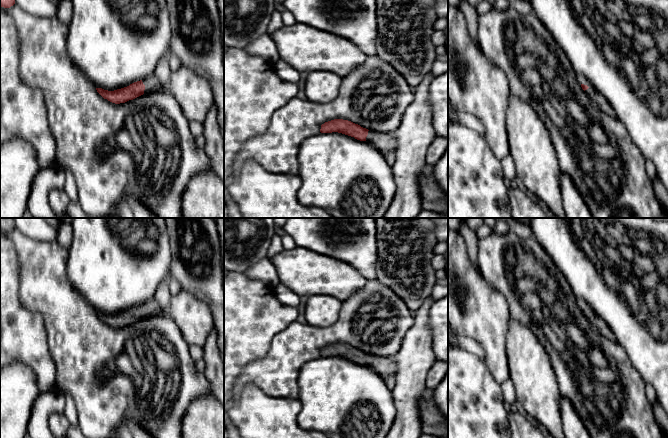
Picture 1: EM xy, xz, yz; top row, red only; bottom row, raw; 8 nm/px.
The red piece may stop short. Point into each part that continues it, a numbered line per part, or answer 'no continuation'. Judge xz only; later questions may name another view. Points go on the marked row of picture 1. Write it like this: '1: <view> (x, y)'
1: xz (384, 142)

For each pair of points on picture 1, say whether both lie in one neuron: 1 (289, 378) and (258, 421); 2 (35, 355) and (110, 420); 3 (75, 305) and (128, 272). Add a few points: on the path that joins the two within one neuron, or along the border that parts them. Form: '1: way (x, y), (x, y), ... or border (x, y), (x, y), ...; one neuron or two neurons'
1: border (254, 386), (270, 396), (298, 399); two neurons
2: border (49, 349), (50, 356), (55, 365), (55, 388); two neurons
3: border (69, 281), (95, 312); two neurons

